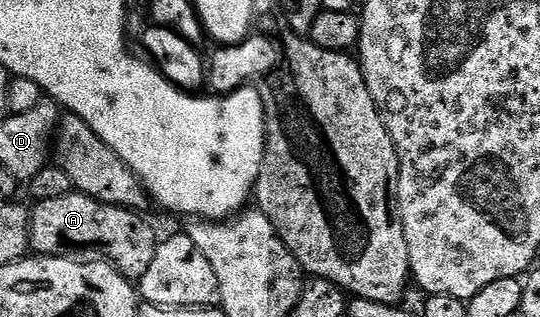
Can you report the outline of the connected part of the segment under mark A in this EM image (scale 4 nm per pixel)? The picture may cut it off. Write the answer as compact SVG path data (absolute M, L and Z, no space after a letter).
M71 191L69 194L61 194L61 198L49 198L48 200L38 201L31 208L31 247L30 251L32 253L38 254L40 256L62 256L64 254L98 254L100 257L106 258L111 261L112 264L118 268L120 274L125 277L125 279L130 280L132 282L138 282L138 280L143 277L145 274L145 270L149 270L149 265L153 262L153 258L157 254L157 250L159 249L161 243L161 236L158 236L155 233L155 228L150 224L149 221L143 217L143 214L140 214L138 211L132 210L130 208L122 208L121 206L117 206L116 204L106 204L105 202L101 202L97 198L93 198L92 196L86 196L84 192L76 192Z

